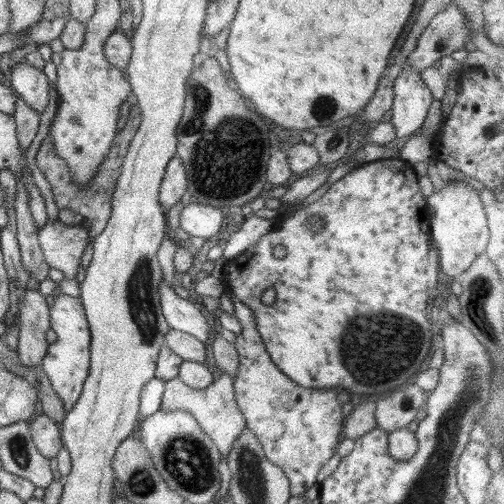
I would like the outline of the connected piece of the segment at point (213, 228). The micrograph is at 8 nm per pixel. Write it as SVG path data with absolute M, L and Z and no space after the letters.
M204 203L184 205L180 212L180 228L189 236L199 236L206 240L219 233L224 223L222 210Z

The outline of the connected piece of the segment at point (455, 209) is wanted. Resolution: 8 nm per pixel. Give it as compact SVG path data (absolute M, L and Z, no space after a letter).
M459 179L446 183L443 188L428 196L427 202L428 209L434 208L434 220L430 219L430 228L431 238L438 242L440 248L440 268L448 276L459 278L485 252L489 244L490 230L479 192Z

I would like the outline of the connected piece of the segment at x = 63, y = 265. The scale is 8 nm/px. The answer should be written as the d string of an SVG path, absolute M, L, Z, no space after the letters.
M48 217L37 232L45 261L49 268L61 270L64 278L76 278L82 254L89 244L88 230L81 223L66 224Z

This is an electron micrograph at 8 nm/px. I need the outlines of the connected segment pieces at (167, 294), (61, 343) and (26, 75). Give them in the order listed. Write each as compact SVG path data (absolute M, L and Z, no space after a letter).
M160 280L160 304L162 314L171 329L193 335L200 342L210 338L210 326L194 302L181 298L174 292L174 286Z
M58 292L50 306L50 322L50 328L56 334L56 341L48 345L41 367L47 374L52 389L61 399L64 411L68 412L72 411L82 393L91 365L91 334L81 299Z
M24 62L13 64L10 84L15 92L39 115L50 100L50 84L44 72Z

